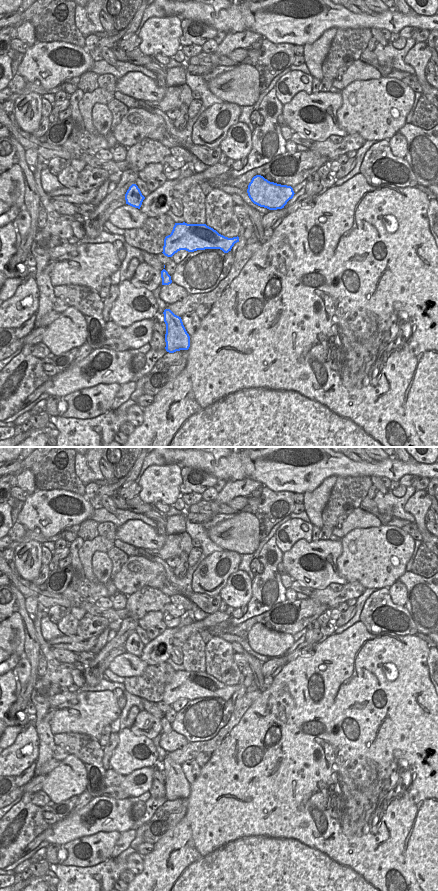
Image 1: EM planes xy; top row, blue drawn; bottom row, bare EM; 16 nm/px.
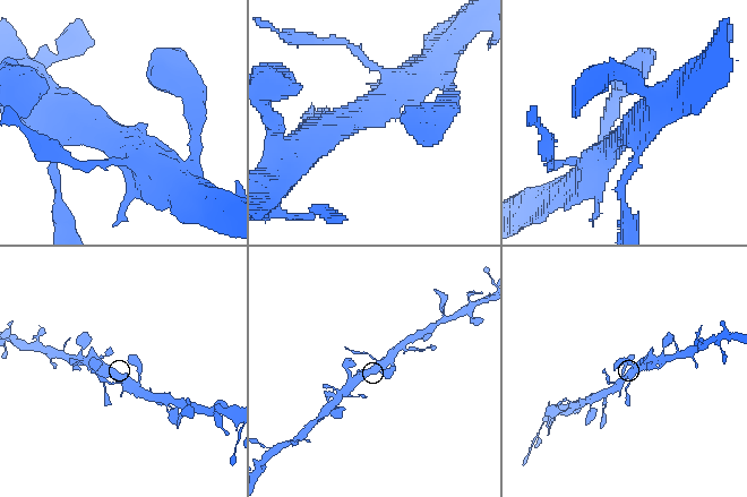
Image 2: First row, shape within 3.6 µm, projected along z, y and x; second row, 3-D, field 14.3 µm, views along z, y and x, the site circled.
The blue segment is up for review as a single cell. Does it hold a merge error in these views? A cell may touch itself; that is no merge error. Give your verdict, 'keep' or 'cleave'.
keep

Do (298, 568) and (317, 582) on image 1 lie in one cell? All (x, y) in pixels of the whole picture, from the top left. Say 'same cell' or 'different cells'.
same cell

